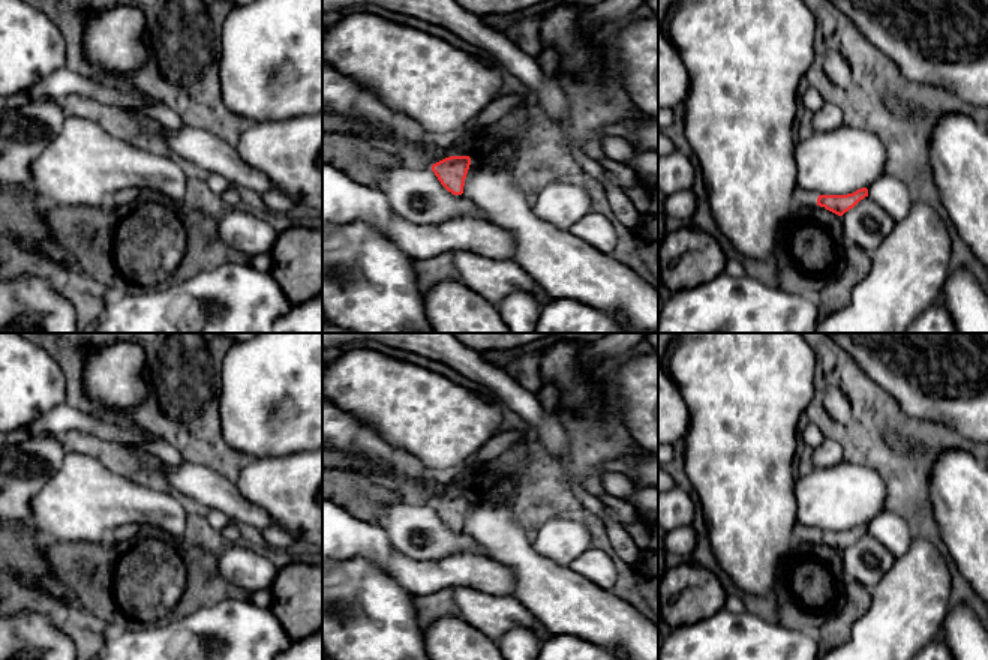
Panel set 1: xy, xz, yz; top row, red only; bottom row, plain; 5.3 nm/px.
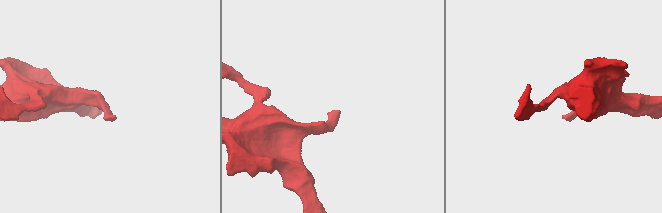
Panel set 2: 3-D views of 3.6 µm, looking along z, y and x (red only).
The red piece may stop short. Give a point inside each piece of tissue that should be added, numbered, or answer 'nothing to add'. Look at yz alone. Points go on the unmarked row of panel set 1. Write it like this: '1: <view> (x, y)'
1: yz (802, 536)

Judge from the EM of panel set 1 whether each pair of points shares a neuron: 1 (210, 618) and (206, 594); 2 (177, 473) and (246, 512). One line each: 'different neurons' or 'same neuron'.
1: different neurons
2: same neuron

